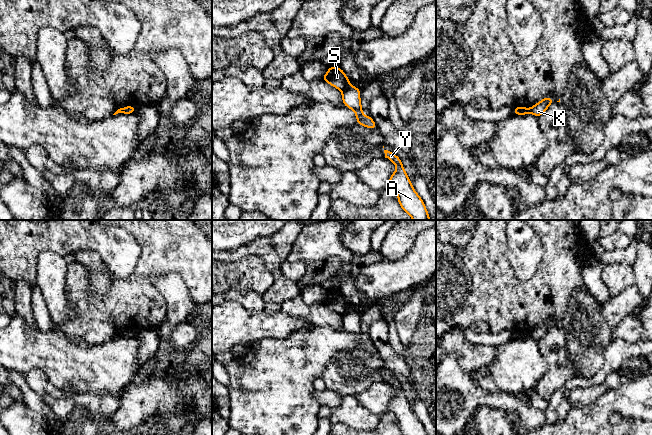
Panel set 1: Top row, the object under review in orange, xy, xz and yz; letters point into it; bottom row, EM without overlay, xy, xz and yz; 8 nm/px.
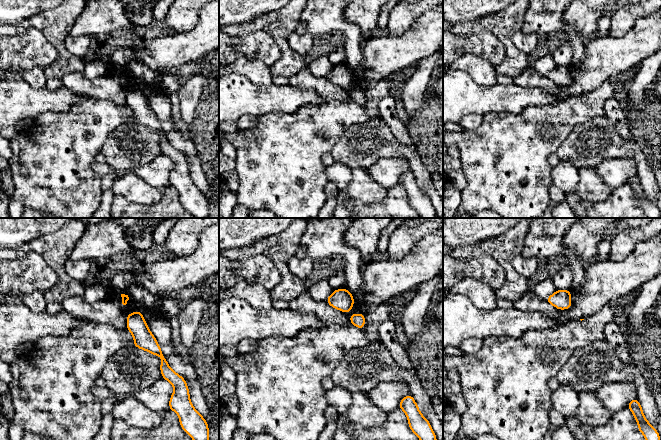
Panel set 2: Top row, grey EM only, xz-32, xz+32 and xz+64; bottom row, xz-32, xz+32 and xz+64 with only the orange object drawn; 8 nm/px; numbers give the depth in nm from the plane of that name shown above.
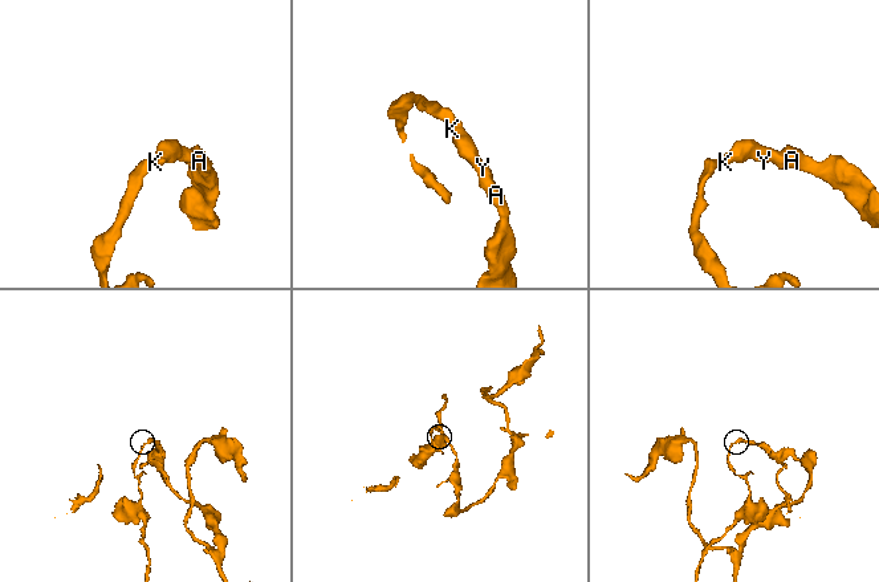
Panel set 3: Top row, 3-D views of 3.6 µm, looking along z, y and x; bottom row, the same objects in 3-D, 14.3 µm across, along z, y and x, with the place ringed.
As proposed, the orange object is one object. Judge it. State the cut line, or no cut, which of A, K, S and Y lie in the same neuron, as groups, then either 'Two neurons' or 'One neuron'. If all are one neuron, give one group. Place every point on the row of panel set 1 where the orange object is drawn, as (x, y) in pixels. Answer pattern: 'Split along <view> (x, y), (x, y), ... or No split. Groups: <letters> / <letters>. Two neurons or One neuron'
Split along xz (349, 85), (342, 91). Groups: A K Y / S. Two neurons

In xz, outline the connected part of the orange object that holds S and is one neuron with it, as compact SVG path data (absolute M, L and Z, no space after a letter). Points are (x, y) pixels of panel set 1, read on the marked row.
M328 67L328 71L322 77L322 80L341 91L346 90L350 86L348 77L339 67Z

